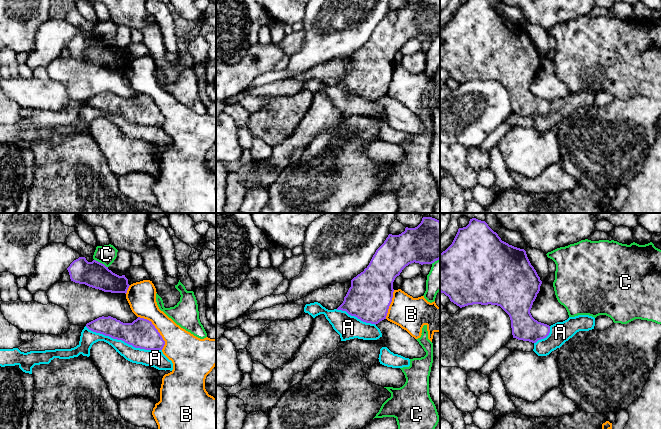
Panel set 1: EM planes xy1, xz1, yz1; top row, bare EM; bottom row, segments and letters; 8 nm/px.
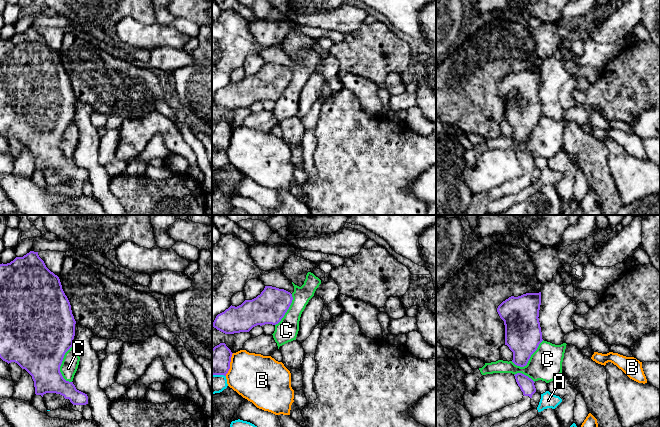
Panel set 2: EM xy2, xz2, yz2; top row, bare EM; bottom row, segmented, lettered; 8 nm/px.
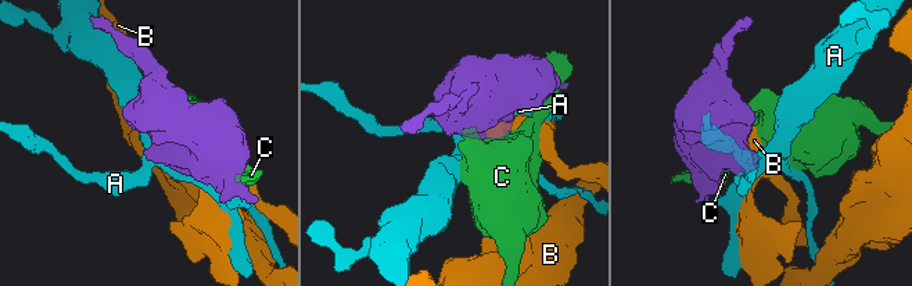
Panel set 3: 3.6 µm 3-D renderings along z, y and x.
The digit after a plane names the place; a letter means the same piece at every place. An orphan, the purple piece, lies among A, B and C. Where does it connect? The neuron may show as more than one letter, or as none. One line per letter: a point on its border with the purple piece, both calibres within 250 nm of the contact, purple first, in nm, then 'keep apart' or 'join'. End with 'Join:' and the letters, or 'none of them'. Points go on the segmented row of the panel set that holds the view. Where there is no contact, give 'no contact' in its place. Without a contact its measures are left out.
A: xy1 (123, 340) | 240/130 nm | keep apart
B: xy1 (156, 329) | 240/280 nm | keep apart
C: xy2 (60, 365) | 460/140 nm | keep apart
Join: none of them

